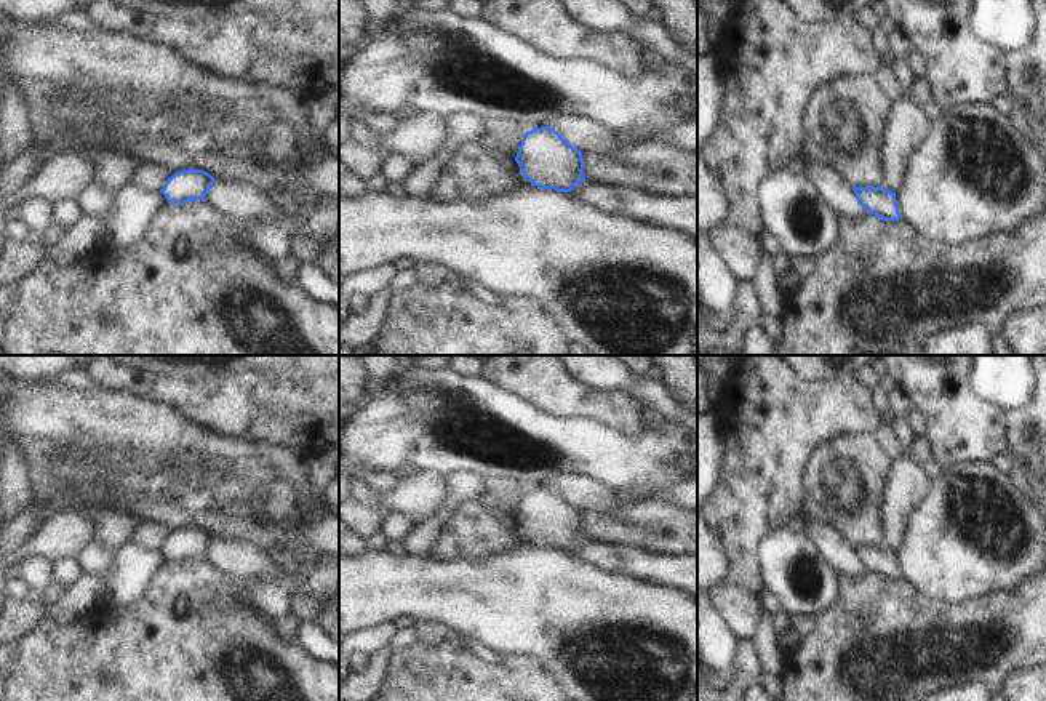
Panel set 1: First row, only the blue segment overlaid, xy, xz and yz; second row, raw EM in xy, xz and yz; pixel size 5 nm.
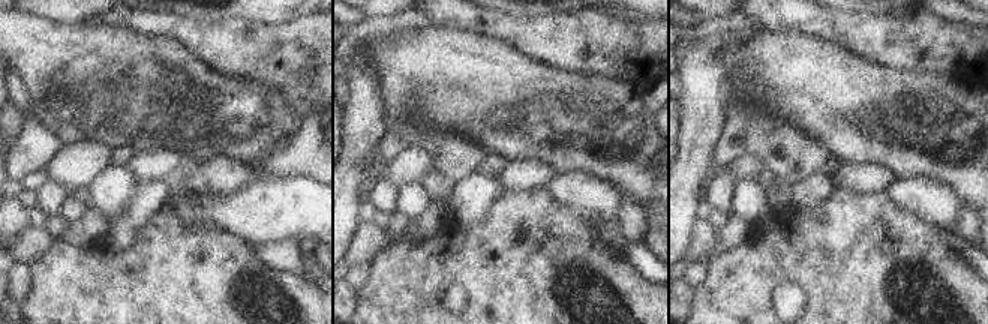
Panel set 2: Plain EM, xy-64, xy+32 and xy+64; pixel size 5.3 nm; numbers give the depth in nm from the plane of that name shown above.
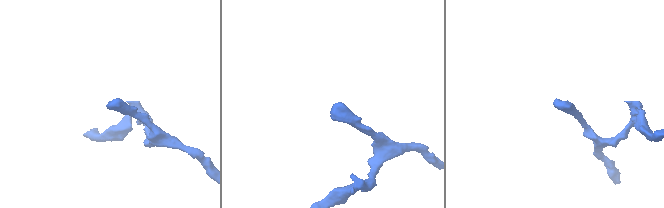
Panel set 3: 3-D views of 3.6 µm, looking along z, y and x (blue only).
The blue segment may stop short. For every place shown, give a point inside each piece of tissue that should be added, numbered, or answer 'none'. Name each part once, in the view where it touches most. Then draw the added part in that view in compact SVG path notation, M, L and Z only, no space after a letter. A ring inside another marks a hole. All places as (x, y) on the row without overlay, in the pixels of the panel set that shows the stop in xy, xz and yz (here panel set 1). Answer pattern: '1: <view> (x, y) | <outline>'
none

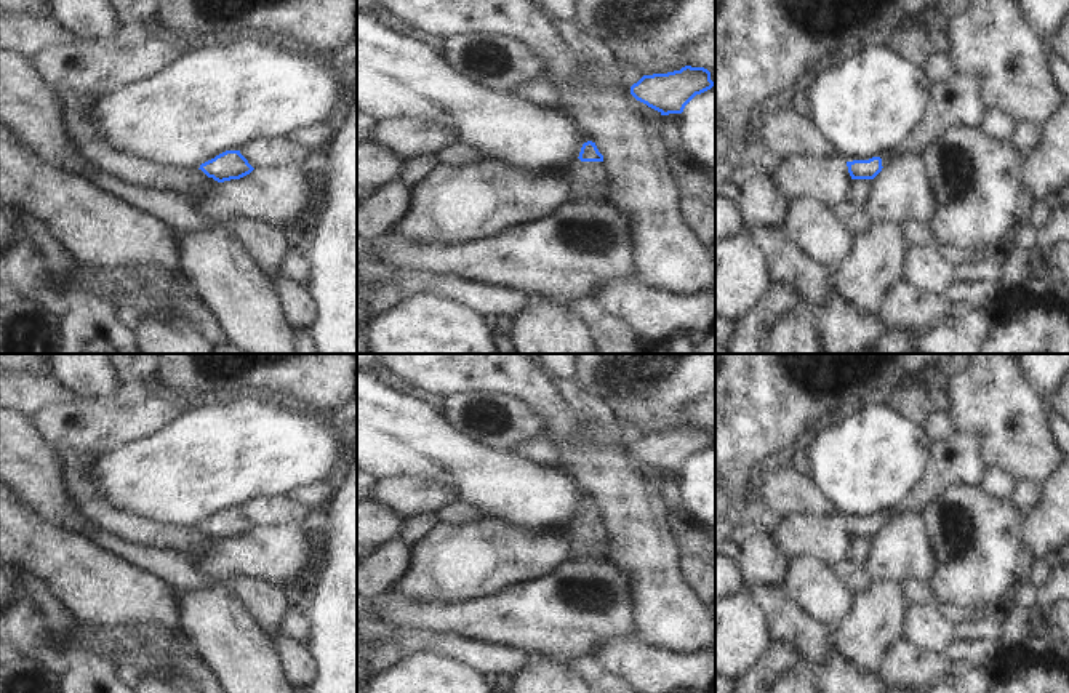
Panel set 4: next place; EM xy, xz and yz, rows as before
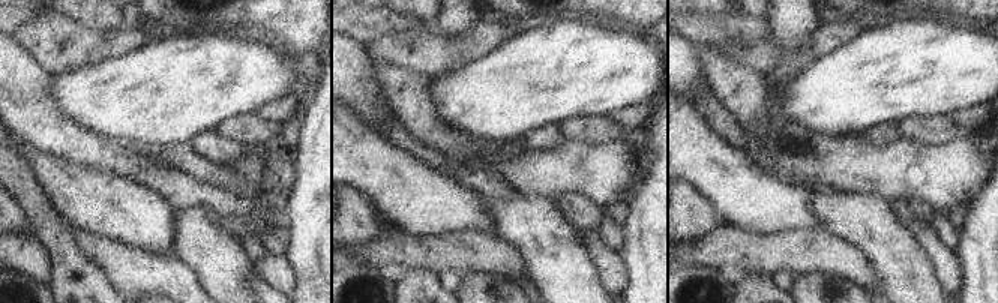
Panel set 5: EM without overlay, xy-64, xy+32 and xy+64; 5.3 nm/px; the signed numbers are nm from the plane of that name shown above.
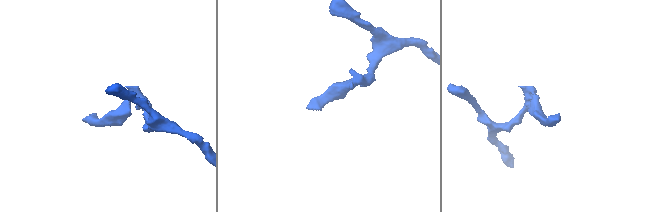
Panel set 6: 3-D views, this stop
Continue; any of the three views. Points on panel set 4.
1: xz (589, 538) | M578 515L567 533L571 543L570 562L611 562L611 555L607 552L611 535L605 522L581 520Z

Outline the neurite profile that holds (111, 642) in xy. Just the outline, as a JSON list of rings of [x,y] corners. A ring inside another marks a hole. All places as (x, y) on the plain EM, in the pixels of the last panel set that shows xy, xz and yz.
[[[85,624],[75,639],[75,645],[93,650],[112,661],[125,651],[138,651],[141,648],[150,648],[163,655],[173,655],[176,651],[198,655],[187,635],[176,639],[158,624],[138,627],[94,627]]]

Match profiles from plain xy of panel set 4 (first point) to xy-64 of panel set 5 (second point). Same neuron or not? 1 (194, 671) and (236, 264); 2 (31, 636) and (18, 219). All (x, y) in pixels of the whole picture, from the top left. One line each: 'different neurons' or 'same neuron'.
1: different neurons
2: different neurons

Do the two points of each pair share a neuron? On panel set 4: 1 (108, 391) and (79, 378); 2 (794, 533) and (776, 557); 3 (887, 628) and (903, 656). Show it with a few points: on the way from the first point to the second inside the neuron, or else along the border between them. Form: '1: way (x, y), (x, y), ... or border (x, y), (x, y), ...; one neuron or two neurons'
1: way (101, 384), (95, 378), (85, 378); one neuron
2: border (770, 528), (789, 559); two neurons
3: border (903, 636), (888, 647), (877, 672); two neurons

